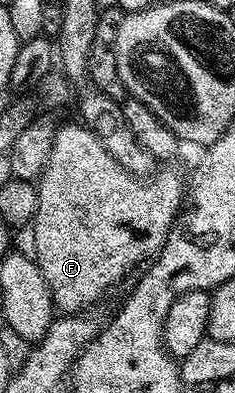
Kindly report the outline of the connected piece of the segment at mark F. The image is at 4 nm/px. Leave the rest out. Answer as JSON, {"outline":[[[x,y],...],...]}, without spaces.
{"outline":[[[84,124],[58,128],[47,167],[36,182],[39,207],[31,226],[32,256],[62,314],[77,315],[93,305],[116,281],[121,281],[140,261],[148,262],[165,246],[173,221],[181,209],[186,186],[173,173],[158,171],[146,178],[128,173],[99,143]]]}

